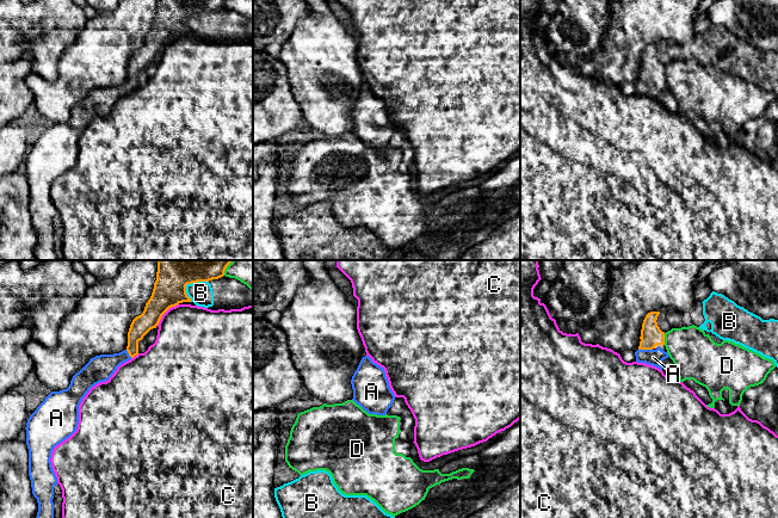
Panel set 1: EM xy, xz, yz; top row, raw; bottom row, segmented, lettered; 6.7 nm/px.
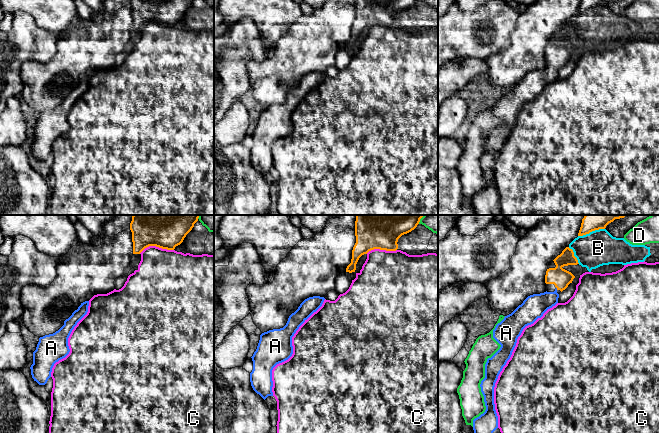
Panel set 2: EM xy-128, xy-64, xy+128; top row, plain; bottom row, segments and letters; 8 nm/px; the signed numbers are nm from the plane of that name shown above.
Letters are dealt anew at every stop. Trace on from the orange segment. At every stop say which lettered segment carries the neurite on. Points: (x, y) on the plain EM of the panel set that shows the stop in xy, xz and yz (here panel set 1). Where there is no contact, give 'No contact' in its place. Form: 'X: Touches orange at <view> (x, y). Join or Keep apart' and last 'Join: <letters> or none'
A: Touches orange at yz (646, 81). Join
B: Touches orange at xy (189, 16). Keep apart
C: Touches orange at xy (165, 44). Keep apart
D: Touches orange at yz (664, 72). Keep apart
Join: A

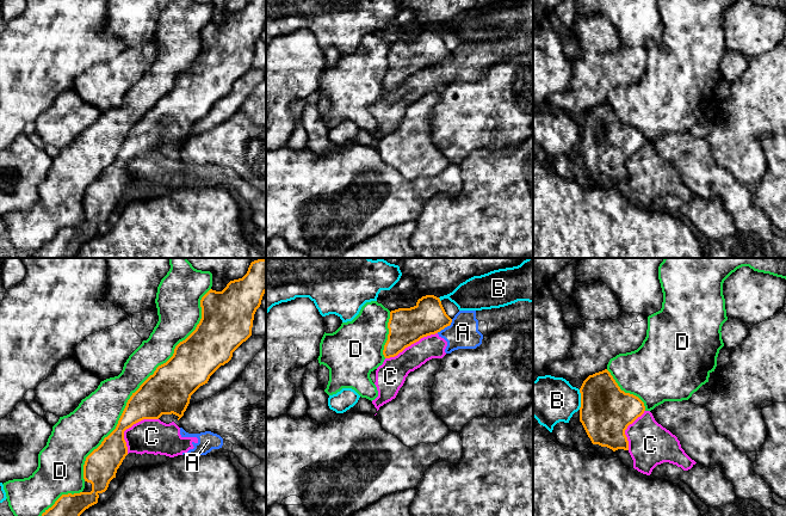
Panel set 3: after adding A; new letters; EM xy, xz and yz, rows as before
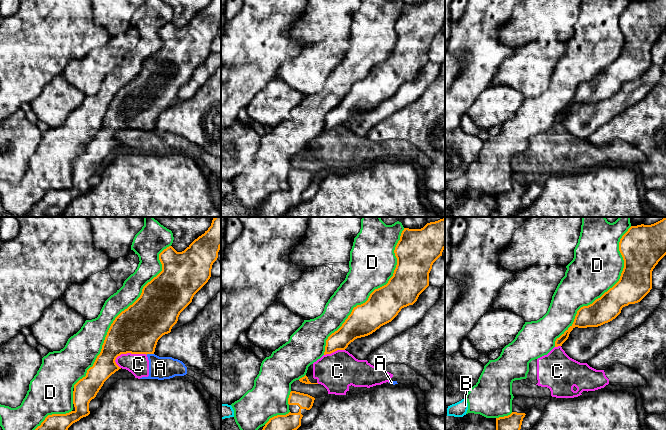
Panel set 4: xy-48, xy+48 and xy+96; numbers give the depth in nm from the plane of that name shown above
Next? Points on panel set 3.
A: Touches orange at xz (445, 59). Keep apart
B: Touches orange at yz (581, 131). Keep apart
C: Touches orange at xy (130, 159). Keep apart
D: Touches orange at xy (143, 115). Keep apart
Join: none

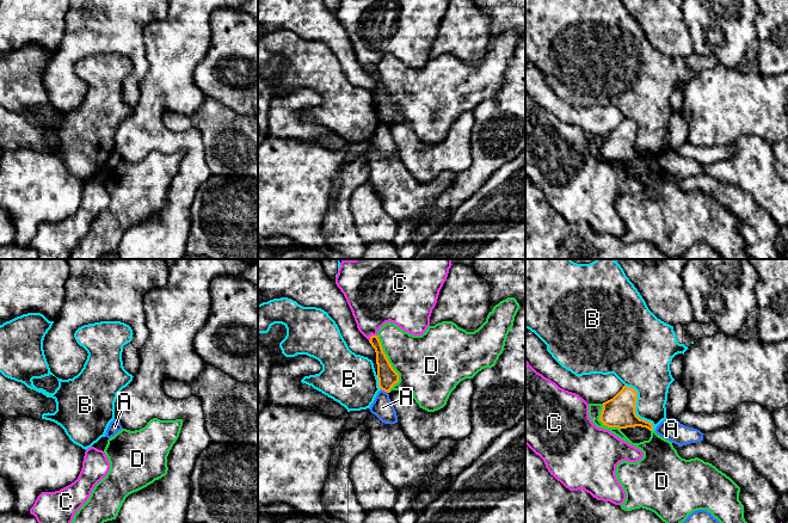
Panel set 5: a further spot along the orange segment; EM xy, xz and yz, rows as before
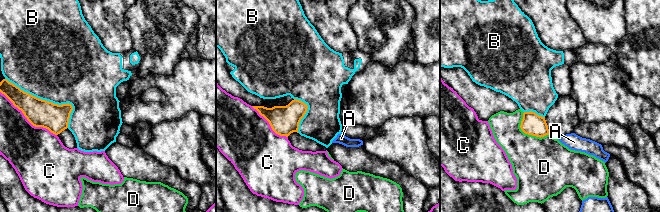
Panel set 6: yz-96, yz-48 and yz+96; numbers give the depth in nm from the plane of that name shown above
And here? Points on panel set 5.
A: Touches orange at xz (385, 123). Keep apart
B: Touches orange at yz (635, 139). Keep apart
C: Touches orange at xz (371, 68). Keep apart
D: Touches orange at xz (389, 96). Keep apart
Join: none

